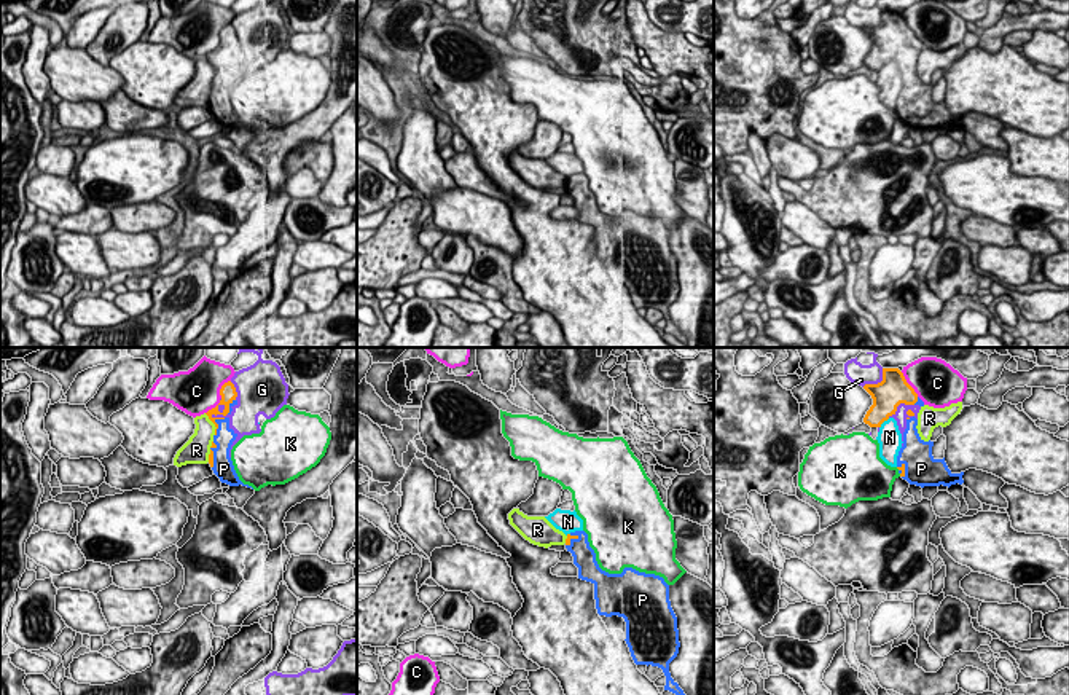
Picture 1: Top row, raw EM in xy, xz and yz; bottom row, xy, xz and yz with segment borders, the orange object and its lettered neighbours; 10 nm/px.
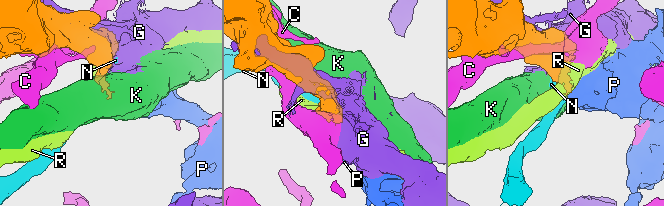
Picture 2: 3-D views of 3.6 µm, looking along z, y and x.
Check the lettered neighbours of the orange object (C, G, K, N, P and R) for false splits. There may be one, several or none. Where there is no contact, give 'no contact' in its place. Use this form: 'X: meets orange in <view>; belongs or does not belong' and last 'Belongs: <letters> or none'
C: meets orange in yz; does not belong
G: meets orange in xy; does not belong
K: no contact; does not belong
N: meets orange in yz; does not belong
P: meets orange in xy; belongs
R: meets orange in xy; does not belong
Belongs: P

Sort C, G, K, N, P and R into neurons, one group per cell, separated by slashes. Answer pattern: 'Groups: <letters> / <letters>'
Groups: C / G N / K / P / R

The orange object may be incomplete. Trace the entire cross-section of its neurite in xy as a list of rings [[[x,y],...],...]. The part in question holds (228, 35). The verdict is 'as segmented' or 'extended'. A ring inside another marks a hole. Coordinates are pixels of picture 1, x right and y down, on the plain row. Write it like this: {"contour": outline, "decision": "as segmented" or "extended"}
{"contour": [[[231,24],[225,26],[220,32],[220,38],[220,46],[206,56],[217,70],[210,89],[209,107],[221,126],[226,126],[229,129],[242,128],[252,131],[239,123],[229,100],[231,88],[237,80],[237,77],[229,70],[228,61],[233,54],[233,49],[237,48],[237,35],[234,27]]], "decision": "extended"}

